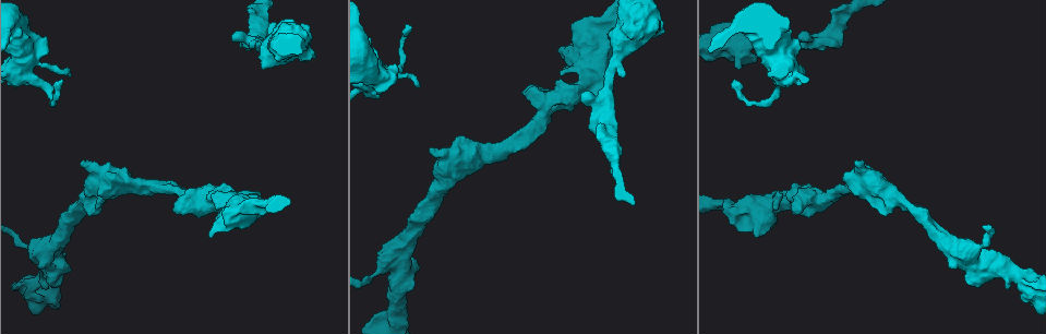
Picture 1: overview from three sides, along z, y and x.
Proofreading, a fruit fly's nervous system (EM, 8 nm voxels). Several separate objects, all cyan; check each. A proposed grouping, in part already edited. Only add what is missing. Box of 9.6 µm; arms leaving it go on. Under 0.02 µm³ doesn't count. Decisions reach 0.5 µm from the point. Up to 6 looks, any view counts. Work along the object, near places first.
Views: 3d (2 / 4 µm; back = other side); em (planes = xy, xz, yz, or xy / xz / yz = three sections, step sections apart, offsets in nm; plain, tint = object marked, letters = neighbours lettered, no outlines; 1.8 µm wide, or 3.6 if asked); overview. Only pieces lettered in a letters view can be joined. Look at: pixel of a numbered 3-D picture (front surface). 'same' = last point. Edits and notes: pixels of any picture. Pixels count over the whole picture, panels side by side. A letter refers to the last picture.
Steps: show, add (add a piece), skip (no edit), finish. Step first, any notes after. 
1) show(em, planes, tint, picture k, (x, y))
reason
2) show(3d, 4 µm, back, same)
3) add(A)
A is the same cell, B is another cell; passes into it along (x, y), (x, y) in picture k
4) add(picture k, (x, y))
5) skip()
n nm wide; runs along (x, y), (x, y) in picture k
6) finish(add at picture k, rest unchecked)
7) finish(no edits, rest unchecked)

show(em, planes, letters, picture 1, (622, 48))
narrows sharply

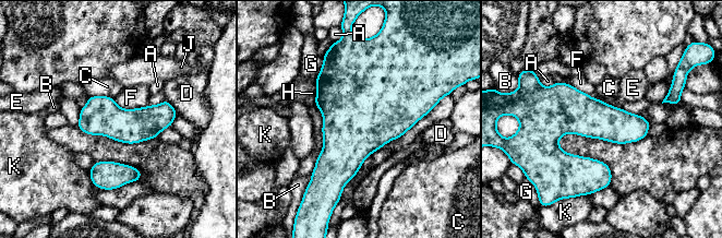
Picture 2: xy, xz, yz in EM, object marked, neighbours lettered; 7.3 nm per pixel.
skip()
A, B, C, D, E, F, G, H, J and K are other cells; border along (556, 81), (621, 108) in picture 2; no lettered piece goes on from it

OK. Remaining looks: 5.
show(3d, 4 µm, back, picture 1, (70, 75))
thin end

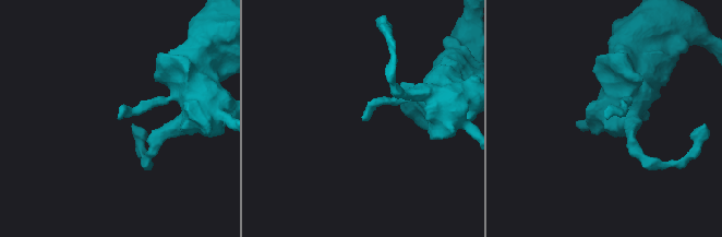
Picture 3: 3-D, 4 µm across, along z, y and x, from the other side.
show(em, xy, step 8, letters, picture 3, (362, 119))

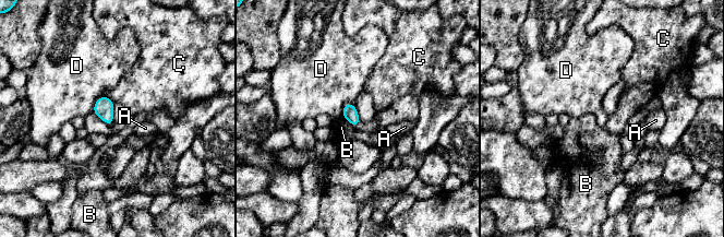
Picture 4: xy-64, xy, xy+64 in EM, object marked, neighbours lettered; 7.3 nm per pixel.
skip()
110 nm wide; A, B, C and D are other cells; border along (353, 103), (344, 106), (341, 116) in picture 4; no lettered piece goes on from it

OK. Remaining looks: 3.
show(3d, 4 µm, picture 1, (1030, 305))
free end

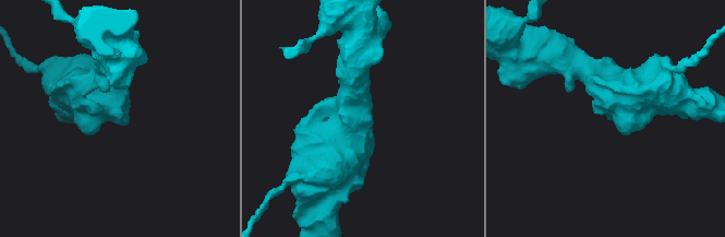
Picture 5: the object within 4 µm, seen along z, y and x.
show(em, 3.6 µm, xy, step 4, tint, picture 5, (124, 120))
need the tissue

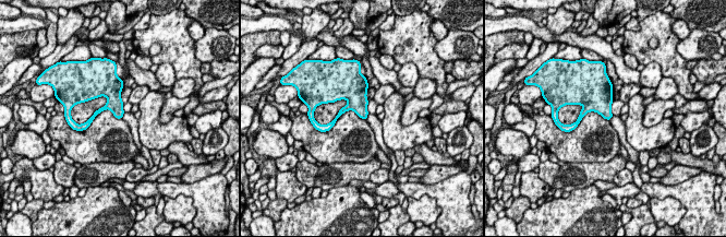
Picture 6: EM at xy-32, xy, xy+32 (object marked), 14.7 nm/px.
show(em, 3.6 µm, planes, letters, same)
another direction

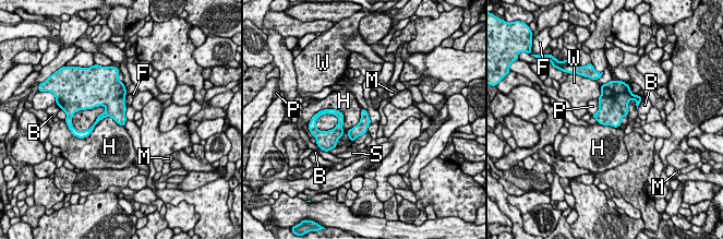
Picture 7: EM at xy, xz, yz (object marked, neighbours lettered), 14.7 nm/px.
skip()
B, F, H, M, P, S and W are other cells; border along (362, 108), (360, 120), (335, 145) in picture 7; no lettered piece goes on from it

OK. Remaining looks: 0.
finish(no edits, rest unchecked)

